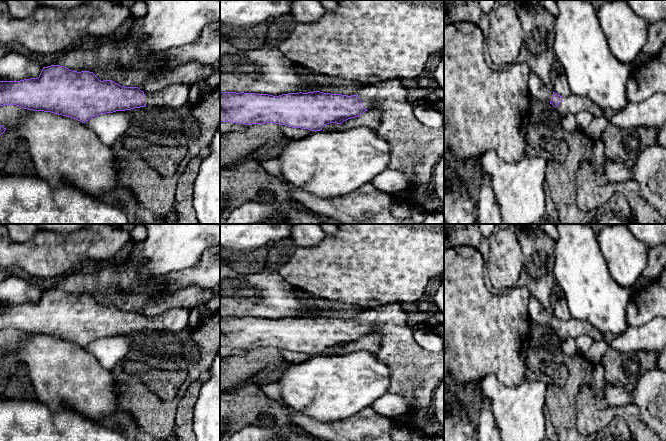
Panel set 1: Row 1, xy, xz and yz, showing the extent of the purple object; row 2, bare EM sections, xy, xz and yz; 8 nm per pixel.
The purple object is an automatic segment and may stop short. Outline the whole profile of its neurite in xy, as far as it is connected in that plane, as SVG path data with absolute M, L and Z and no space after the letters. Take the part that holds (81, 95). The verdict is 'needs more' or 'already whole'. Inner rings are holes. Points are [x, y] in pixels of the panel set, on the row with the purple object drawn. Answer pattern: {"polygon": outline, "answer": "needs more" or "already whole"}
{"polygon": "M51 65L43 67L37 78L24 79L20 81L0 81L0 106L16 105L23 109L33 111L51 112L57 115L67 116L85 123L89 119L100 114L113 113L116 111L131 110L144 106L156 108L180 109L187 103L190 85L175 83L153 93L141 91L138 87L125 87L112 80L99 80L93 72L72 71L64 66Z", "answer": "needs more"}

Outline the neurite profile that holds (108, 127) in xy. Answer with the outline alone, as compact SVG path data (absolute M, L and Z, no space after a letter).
M123 111L100 114L86 121L84 125L92 129L107 146L114 145L116 140L131 126L130 119Z

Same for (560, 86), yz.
M560 74L554 84L553 91L562 97L568 97L571 94L565 74Z

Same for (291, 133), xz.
M280 125L281 132L285 135L286 138L292 140L298 140L301 138L305 138L311 135L311 130L301 129L301 128L292 128L285 125Z

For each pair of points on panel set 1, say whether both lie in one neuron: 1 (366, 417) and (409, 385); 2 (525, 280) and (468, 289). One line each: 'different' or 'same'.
1: different
2: different

